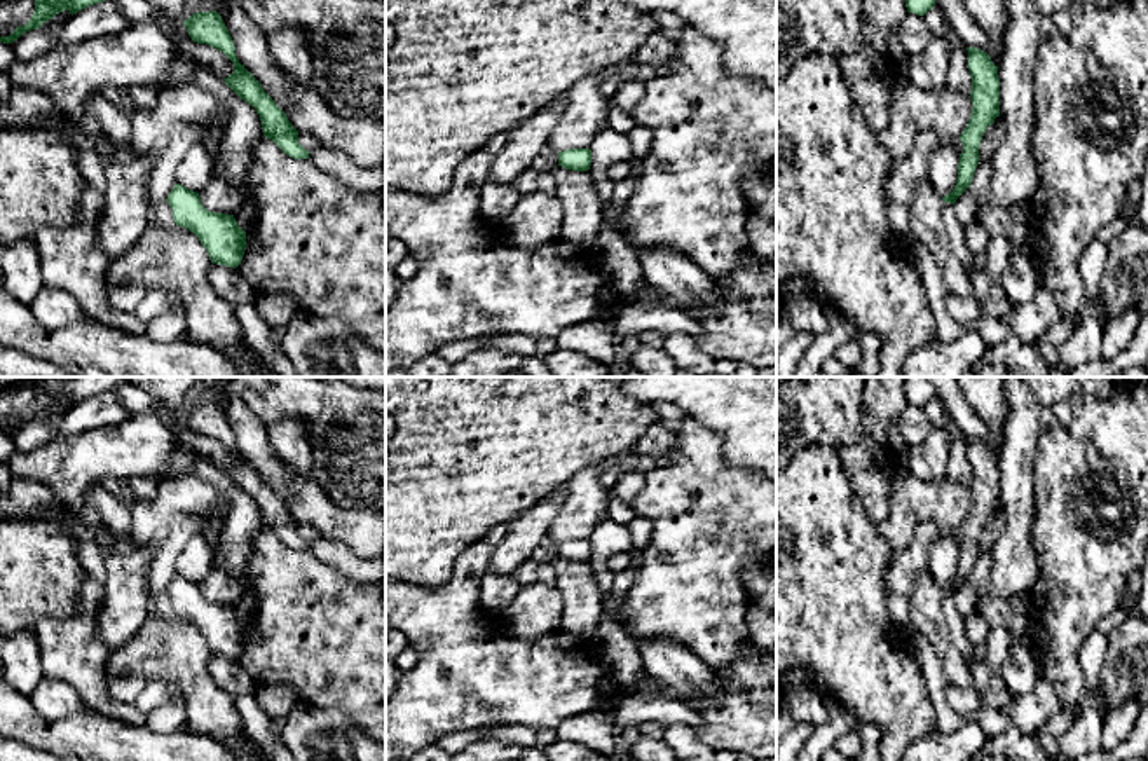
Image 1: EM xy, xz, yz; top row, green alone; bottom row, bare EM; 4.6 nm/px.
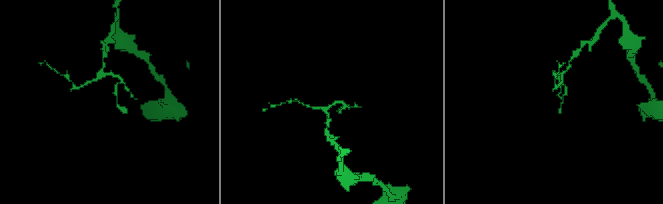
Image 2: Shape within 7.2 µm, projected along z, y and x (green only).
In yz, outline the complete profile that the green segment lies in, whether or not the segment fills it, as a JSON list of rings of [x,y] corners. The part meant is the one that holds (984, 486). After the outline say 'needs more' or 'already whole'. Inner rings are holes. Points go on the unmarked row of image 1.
[[[967,438],[968,461],[972,466],[972,506],[968,517],[961,524],[963,543],[958,553],[958,571],[954,579],[942,588],[944,593],[954,595],[956,590],[970,578],[975,559],[979,555],[979,538],[986,520],[1000,508],[1000,470],[998,457],[991,452],[989,445]]]; already whole

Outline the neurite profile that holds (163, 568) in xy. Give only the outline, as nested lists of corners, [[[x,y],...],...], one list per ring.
[[[169,476],[162,480],[152,499],[136,499],[129,506],[129,541],[147,546],[152,536],[166,531],[166,541],[150,562],[152,613],[173,620],[174,609],[166,592],[178,574],[176,560],[192,534],[202,532],[215,552],[220,522],[229,513],[229,503],[199,476]]]

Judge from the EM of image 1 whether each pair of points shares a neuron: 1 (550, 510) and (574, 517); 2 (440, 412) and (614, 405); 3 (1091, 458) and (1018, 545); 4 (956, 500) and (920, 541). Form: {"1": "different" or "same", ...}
{"1": "different", "2": "same", "3": "different", "4": "different"}

